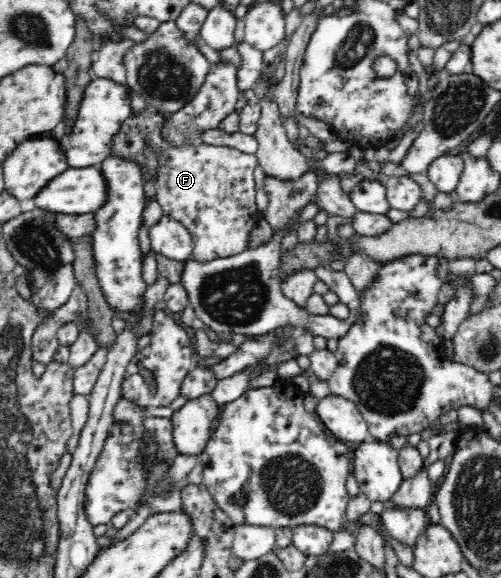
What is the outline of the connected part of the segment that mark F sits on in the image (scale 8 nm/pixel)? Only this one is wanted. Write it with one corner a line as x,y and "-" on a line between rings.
206,143
180,148
166,146
161,152
155,197
164,215
190,231
192,259
208,262
234,256
246,249
250,230
260,219
254,181
254,170
258,166
255,155
229,146

